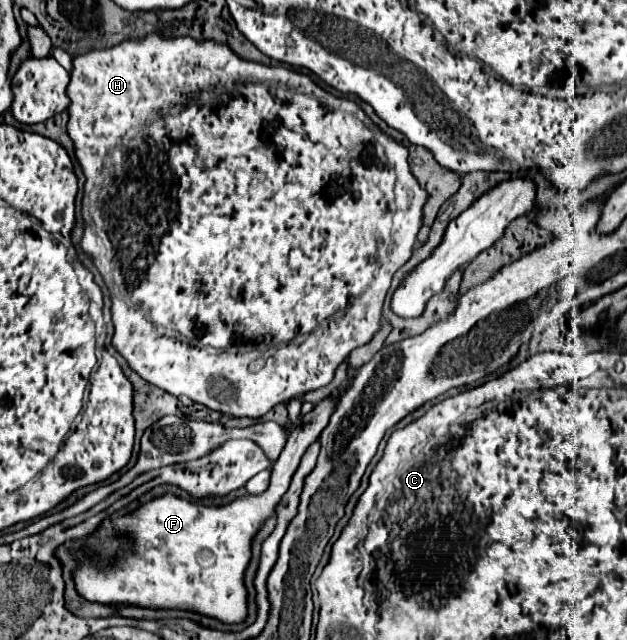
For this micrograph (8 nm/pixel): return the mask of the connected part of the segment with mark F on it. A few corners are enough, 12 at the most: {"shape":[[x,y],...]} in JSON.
{"shape":[[339,397],[301,417],[265,493],[173,495],[117,519],[135,547],[77,569],[97,603],[241,623],[251,537]]}

